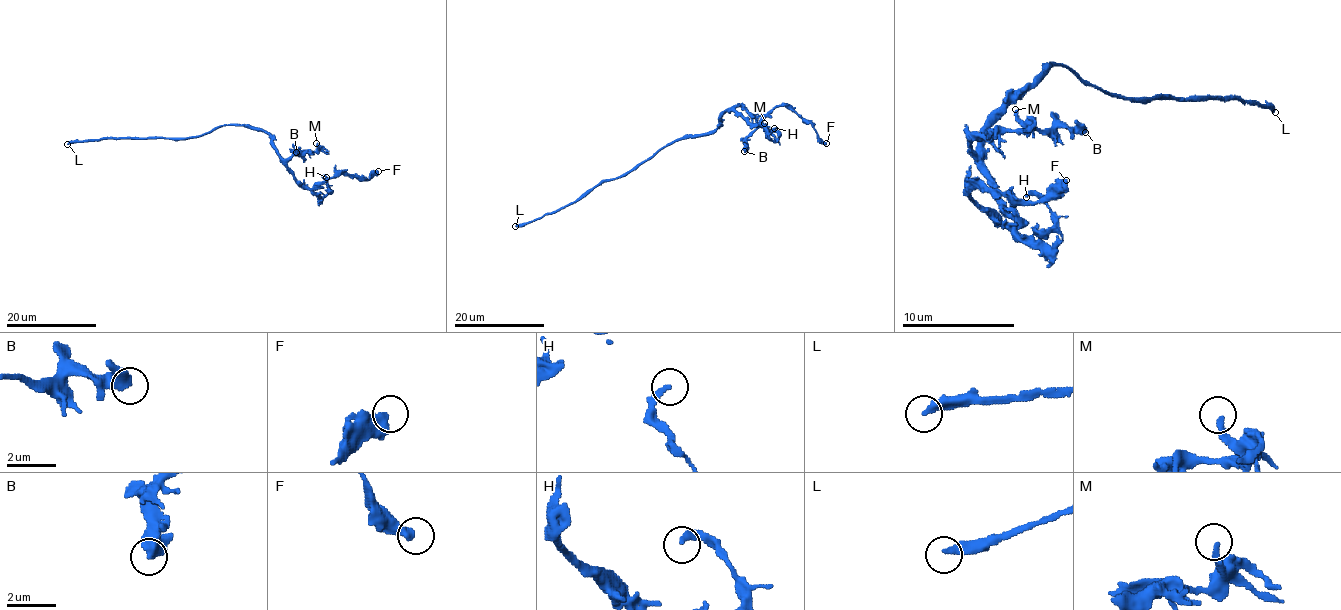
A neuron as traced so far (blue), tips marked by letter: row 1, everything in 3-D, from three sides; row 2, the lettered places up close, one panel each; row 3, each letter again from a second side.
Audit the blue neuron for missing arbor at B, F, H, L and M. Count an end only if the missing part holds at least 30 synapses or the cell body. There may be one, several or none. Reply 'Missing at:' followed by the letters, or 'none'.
Missing at: L

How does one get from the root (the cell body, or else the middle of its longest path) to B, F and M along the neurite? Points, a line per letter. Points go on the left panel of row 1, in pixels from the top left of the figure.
B: (245, 125), (263, 129), (284, 159), (310, 152), (296, 152)
F: (245, 125), (263, 129), (287, 170), (310, 189), (340, 174), (367, 180), (378, 171)
M: (245, 125), (263, 129), (284, 159), (314, 152), (316, 143)

